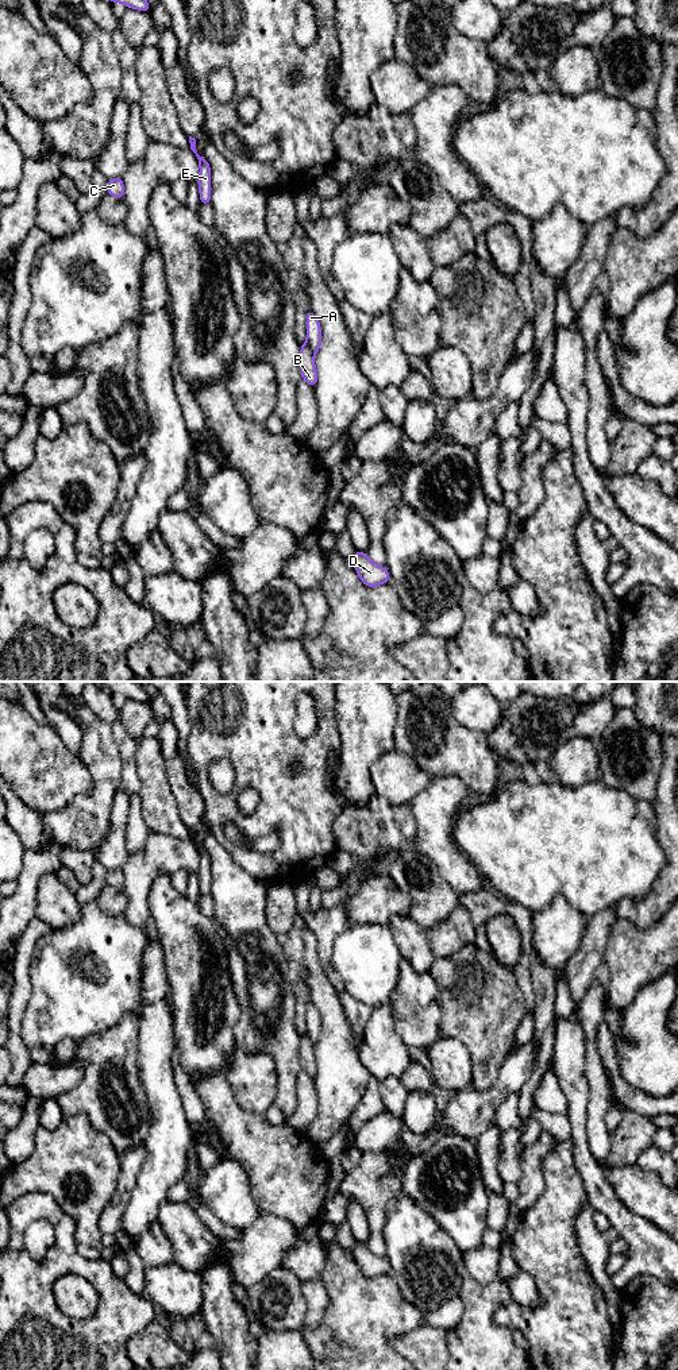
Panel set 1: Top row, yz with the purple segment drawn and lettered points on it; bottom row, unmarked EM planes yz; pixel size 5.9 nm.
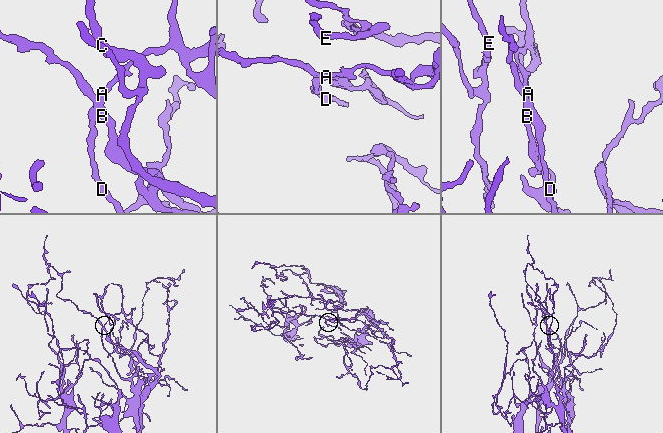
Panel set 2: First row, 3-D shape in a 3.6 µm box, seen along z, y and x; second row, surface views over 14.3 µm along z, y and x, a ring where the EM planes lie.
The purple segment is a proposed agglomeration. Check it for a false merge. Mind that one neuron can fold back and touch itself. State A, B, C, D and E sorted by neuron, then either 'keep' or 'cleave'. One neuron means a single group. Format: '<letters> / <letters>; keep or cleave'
A B C D E; keep

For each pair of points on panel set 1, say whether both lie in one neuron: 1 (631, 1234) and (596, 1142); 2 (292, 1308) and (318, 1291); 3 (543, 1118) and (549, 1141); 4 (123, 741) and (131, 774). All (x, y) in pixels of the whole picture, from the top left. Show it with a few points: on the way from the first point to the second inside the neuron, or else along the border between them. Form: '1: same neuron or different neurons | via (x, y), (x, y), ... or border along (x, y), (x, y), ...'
1: different neurons | border along (588, 1137), (590, 1153), (603, 1165)
2: different neurons | border along (301, 1282), (301, 1293), (305, 1300), (304, 1327)
3: different neurons | border along (543, 1129), (557, 1141)
4: same neuron | via (127, 749), (128, 765)

